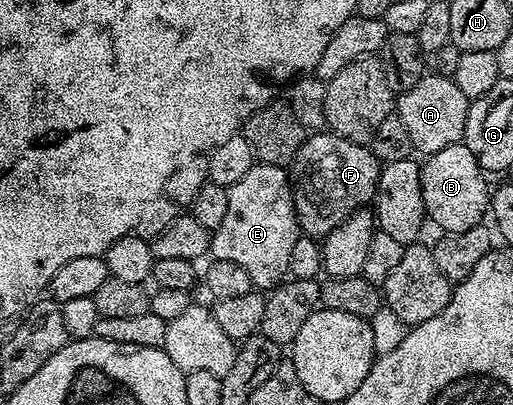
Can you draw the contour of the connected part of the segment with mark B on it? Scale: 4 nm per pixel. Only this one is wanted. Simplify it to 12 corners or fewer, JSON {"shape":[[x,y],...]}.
{"shape":[[462,142],[431,153],[420,177],[444,234],[484,224],[489,177]]}

